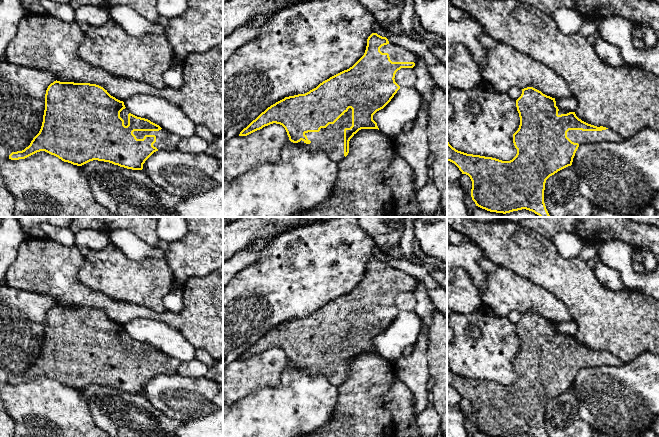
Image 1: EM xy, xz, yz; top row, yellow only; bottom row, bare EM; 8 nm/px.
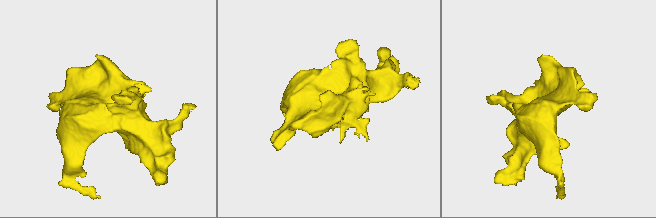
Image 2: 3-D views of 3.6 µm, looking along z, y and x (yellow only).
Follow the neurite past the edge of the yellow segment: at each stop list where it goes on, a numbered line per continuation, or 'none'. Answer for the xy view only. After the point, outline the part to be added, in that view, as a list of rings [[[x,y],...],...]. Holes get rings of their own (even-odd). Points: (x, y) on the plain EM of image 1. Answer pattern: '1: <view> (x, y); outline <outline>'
1: xy (165, 364); outline [[[166,353],[159,355],[134,355],[137,363],[143,363],[145,359],[155,359],[156,366],[153,368],[158,374],[174,375],[180,365],[180,361]]]

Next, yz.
1: yz (581, 361); outline [[[612,353],[602,355],[569,354],[567,361],[579,369],[593,366],[621,366],[623,362]]]

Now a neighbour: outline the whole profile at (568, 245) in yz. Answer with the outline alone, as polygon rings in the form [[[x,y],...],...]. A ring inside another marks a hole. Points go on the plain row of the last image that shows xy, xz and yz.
[[[565,231],[556,234],[551,241],[558,254],[566,259],[577,257],[585,244],[577,235]]]

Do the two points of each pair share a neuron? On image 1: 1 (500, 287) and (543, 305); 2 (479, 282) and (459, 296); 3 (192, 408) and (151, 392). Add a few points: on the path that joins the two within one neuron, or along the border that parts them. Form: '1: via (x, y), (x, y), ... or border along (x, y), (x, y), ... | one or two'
1: via (511, 293), (532, 297) | one
2: border along (460, 267), (467, 273), (481, 296) | two
3: via (182, 398), (161, 392) | one

